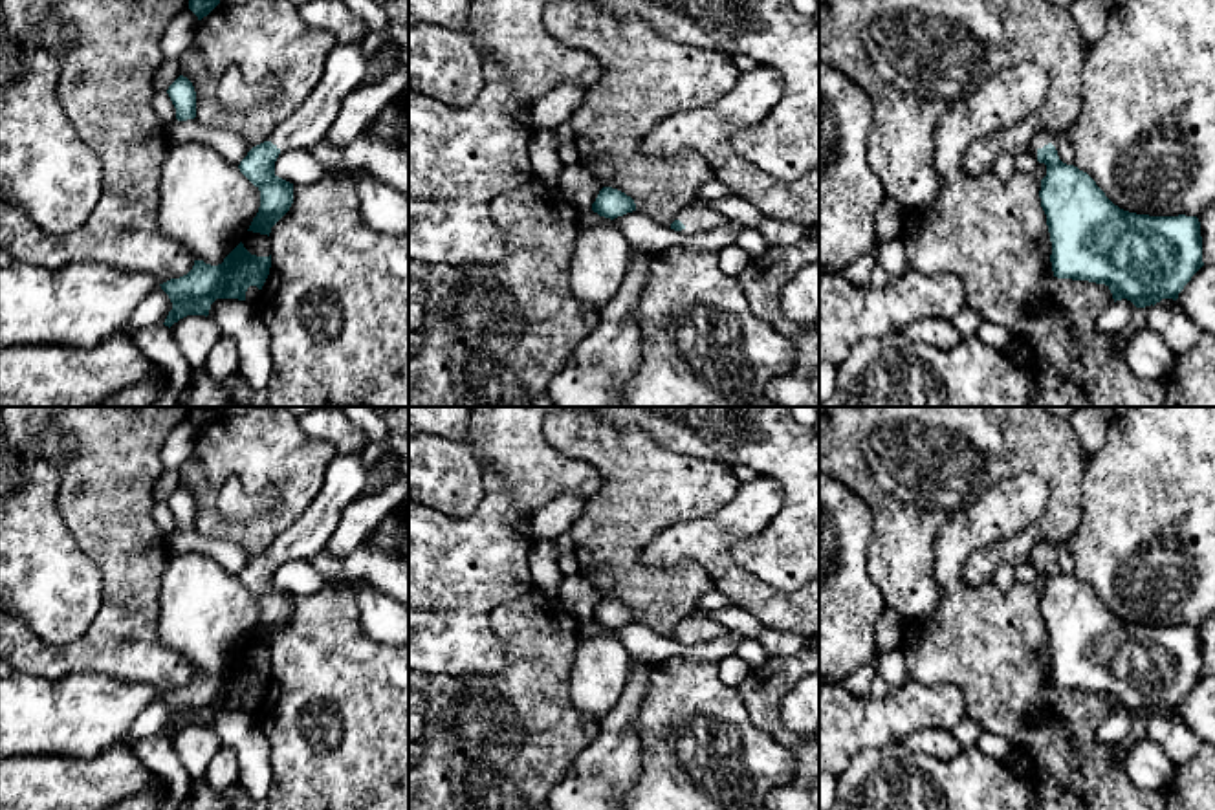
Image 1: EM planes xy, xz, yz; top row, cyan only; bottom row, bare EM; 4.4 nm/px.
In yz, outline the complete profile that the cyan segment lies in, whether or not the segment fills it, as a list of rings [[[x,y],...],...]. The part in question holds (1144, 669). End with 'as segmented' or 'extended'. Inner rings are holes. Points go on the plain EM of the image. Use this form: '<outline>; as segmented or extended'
[[[1037,542],[1034,548],[1037,572],[1046,575],[1039,608],[1052,652],[1054,687],[1105,695],[1114,713],[1127,709],[1136,718],[1155,717],[1162,709],[1177,711],[1204,676],[1199,629],[1149,627],[1120,619],[1087,583],[1059,570],[1052,555],[1057,548],[1057,542]]]; extended

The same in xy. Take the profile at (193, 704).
[[[240,652],[218,676],[194,671],[192,680],[161,696],[172,713],[165,737],[172,737],[187,726],[209,726],[216,709],[246,711],[249,696],[262,700],[271,678],[269,667],[251,665]]]; as segmented

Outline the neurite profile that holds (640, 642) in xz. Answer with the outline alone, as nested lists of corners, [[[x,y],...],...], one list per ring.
[[[632,621],[614,629],[627,652],[643,662],[660,662],[680,656],[691,662],[720,662],[737,652],[742,636],[731,629],[722,638],[706,643],[674,641],[660,636],[643,623]]]

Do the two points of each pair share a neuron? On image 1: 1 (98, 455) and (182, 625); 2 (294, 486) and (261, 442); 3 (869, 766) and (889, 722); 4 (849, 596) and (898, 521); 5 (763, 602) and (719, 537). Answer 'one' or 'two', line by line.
1: two
2: one
3: two
4: two
5: one

